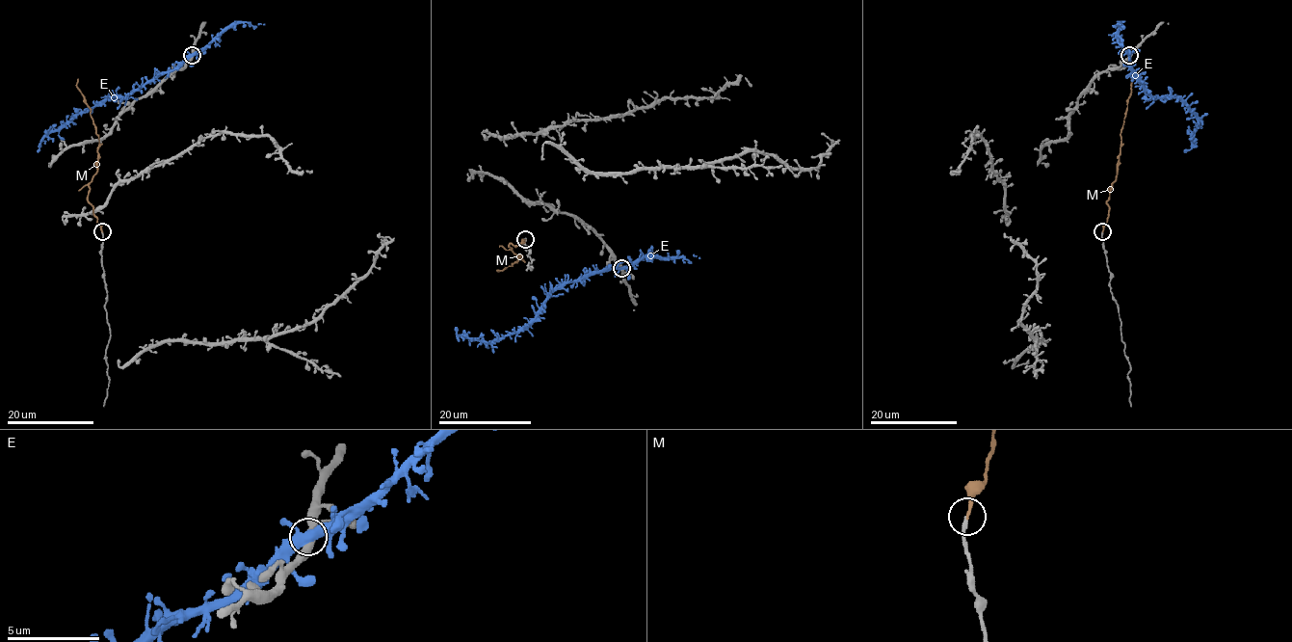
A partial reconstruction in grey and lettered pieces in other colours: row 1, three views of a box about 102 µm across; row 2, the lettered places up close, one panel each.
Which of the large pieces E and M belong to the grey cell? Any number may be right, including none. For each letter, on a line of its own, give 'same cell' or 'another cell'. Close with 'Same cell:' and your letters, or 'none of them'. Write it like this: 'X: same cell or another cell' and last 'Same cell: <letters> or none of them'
E: another cell
M: same cell
Same cell: M

